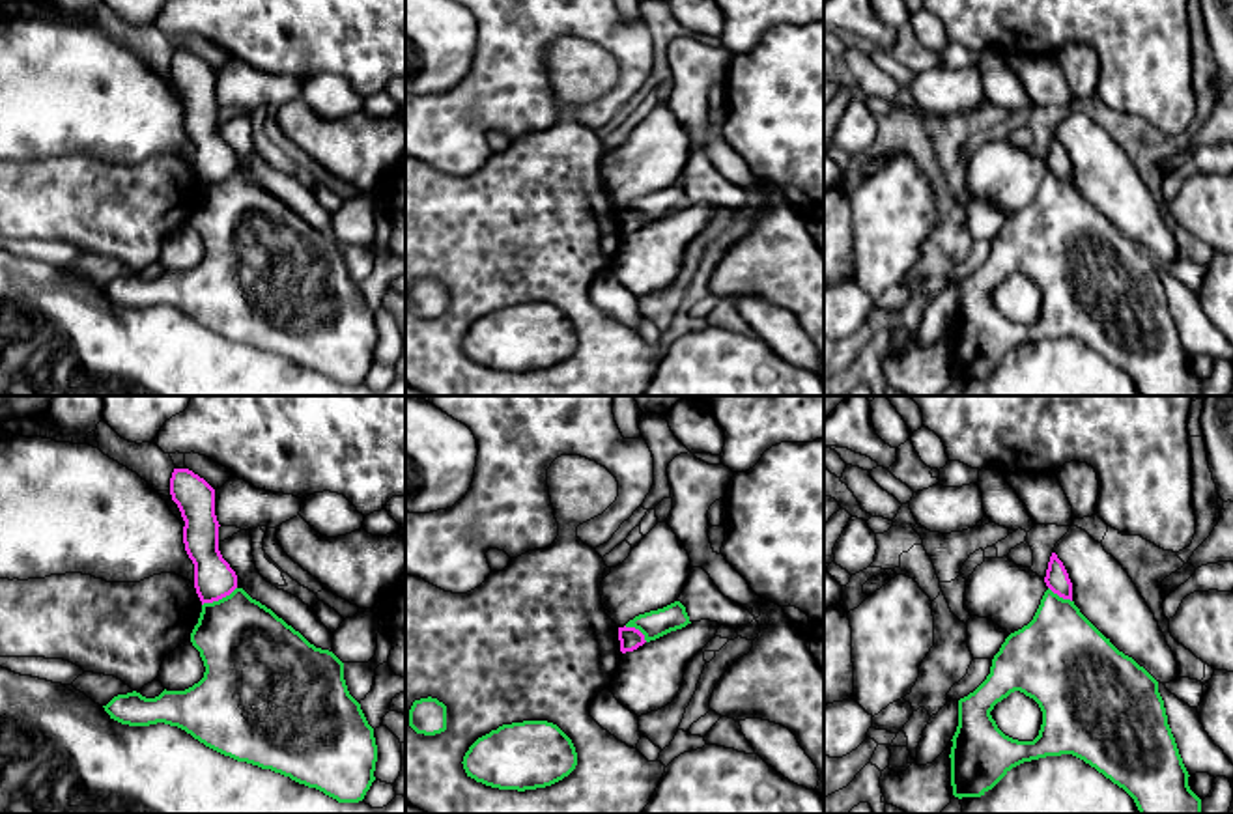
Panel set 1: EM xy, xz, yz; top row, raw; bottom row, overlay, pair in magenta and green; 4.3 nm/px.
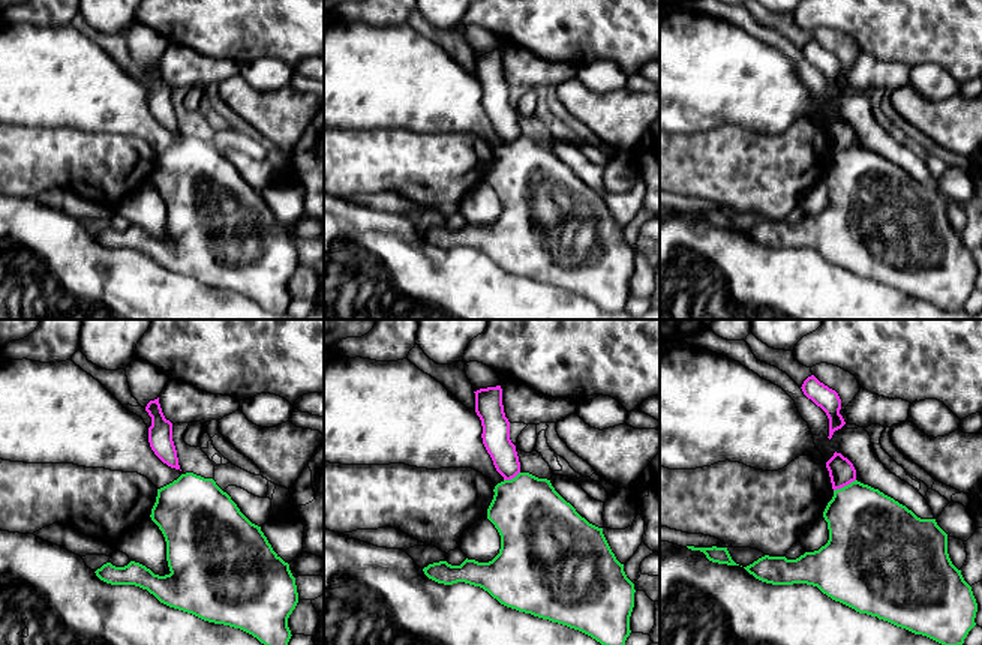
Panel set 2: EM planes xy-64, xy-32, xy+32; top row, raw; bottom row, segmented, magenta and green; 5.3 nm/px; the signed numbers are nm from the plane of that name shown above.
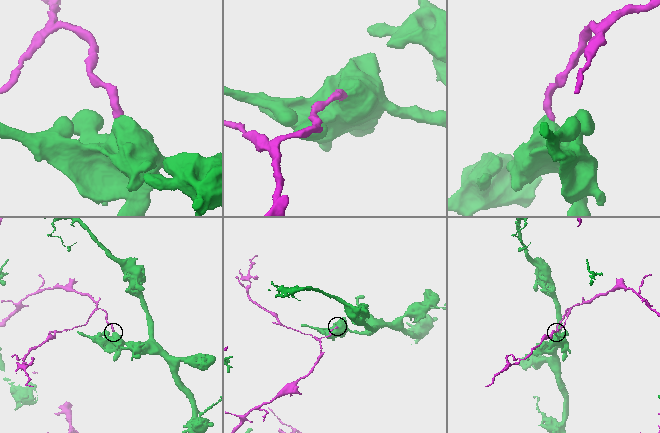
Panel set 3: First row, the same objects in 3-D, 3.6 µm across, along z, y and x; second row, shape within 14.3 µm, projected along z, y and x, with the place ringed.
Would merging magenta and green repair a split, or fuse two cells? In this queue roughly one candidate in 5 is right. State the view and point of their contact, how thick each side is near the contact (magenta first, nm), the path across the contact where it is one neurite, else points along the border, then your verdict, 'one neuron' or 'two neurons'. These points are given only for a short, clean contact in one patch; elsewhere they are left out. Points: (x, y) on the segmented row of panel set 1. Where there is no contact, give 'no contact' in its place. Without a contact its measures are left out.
meets magenta in xy at (219, 598); 180 nm thick on the magenta side, 380 nm on the other; border along xy (236, 587), (228, 594), (202, 605); two neurons

